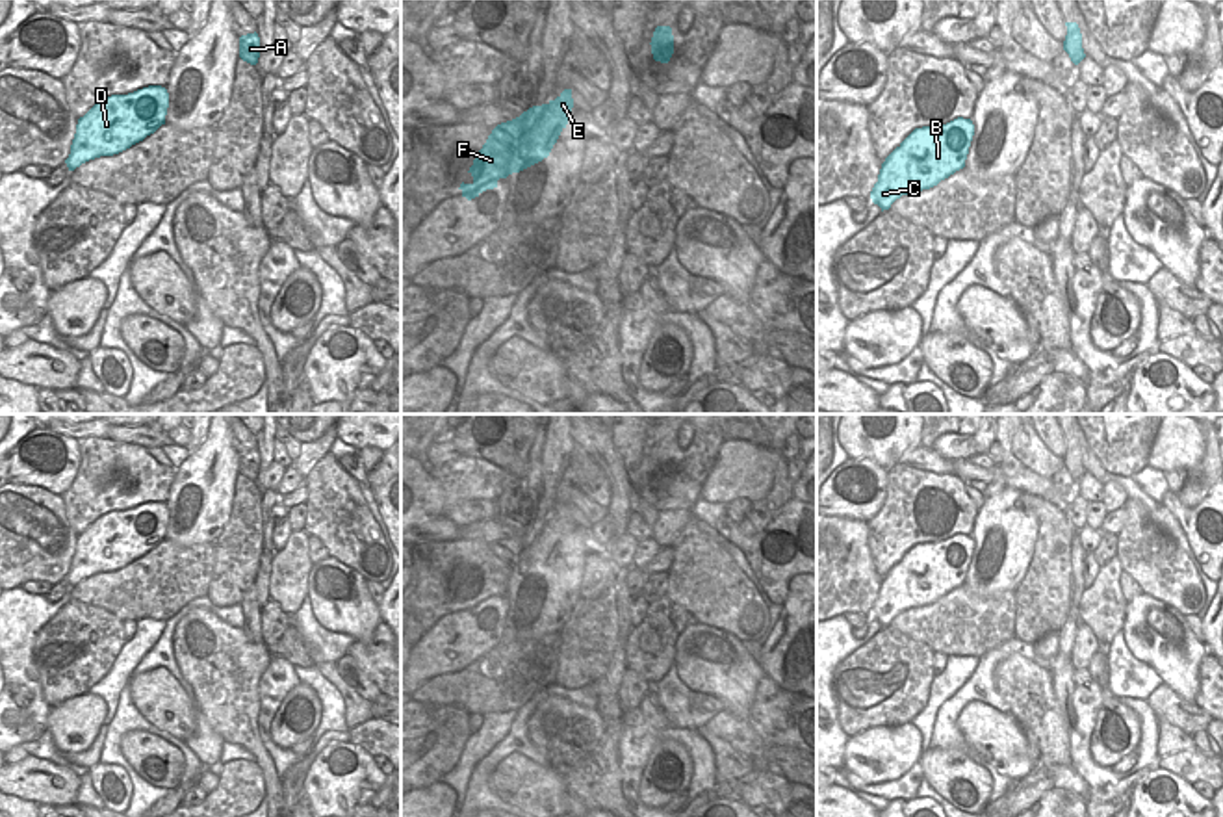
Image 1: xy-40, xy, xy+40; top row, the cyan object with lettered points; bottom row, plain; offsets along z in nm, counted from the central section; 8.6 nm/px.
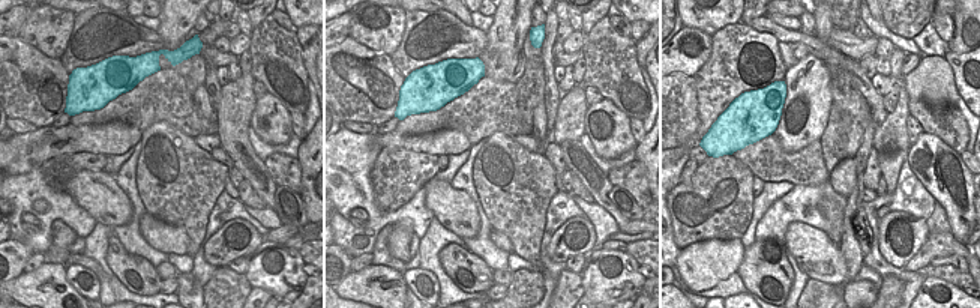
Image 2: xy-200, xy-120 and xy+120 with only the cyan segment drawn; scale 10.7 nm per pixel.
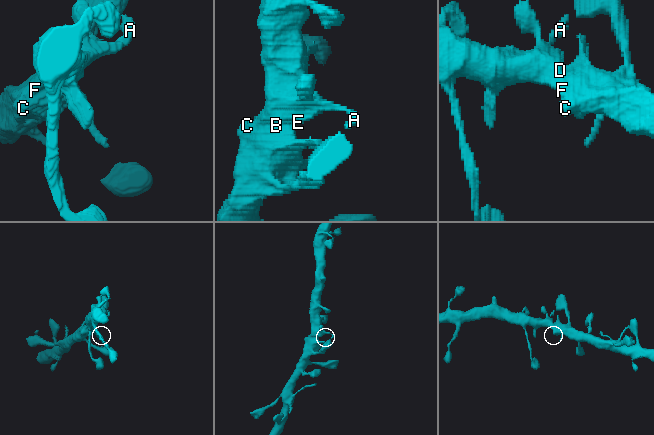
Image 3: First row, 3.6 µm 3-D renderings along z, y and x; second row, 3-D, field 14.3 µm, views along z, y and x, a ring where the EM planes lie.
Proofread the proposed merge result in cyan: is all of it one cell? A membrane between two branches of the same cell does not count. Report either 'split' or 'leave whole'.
leave whole

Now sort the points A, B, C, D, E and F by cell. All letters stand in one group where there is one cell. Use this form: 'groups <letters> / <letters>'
groups A B C D E F

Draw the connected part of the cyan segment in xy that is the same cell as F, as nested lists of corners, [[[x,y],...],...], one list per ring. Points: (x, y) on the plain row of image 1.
[[[572,505],[555,516],[533,522],[520,533],[497,540],[470,583],[471,600],[460,600],[468,616],[497,603],[499,594],[520,589],[549,572],[573,524]]]

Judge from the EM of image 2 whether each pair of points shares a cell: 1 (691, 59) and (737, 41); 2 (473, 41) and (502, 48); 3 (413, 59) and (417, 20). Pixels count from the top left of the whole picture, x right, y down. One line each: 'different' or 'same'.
1: different
2: different
3: same

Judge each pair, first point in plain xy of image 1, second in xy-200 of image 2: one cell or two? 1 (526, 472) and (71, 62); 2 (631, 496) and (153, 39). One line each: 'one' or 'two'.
1: one
2: two

